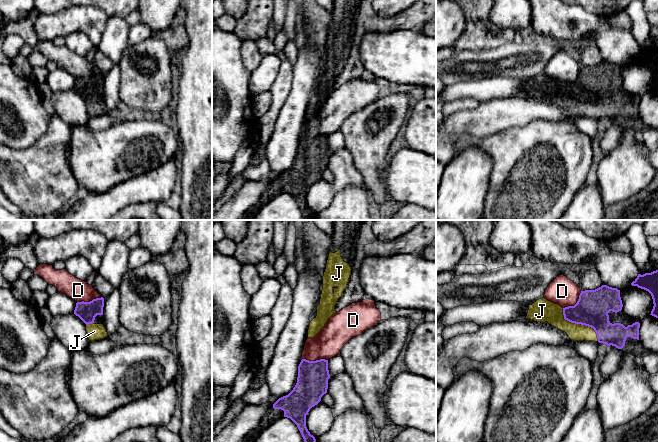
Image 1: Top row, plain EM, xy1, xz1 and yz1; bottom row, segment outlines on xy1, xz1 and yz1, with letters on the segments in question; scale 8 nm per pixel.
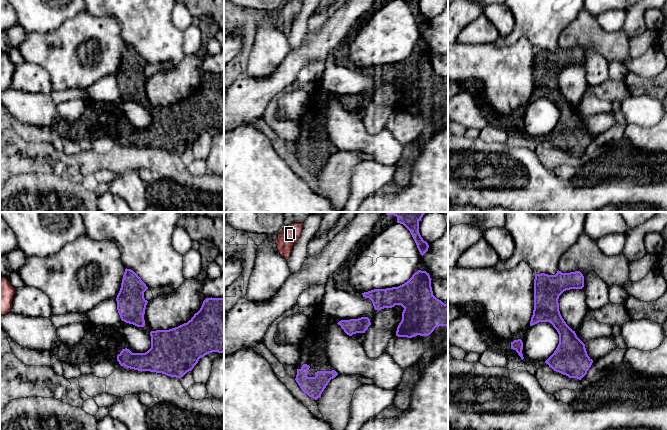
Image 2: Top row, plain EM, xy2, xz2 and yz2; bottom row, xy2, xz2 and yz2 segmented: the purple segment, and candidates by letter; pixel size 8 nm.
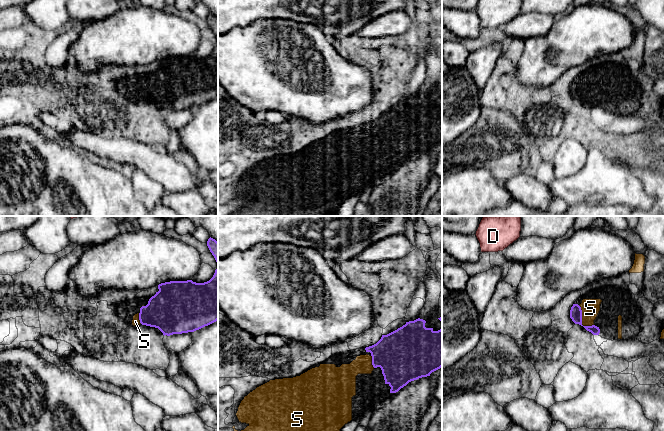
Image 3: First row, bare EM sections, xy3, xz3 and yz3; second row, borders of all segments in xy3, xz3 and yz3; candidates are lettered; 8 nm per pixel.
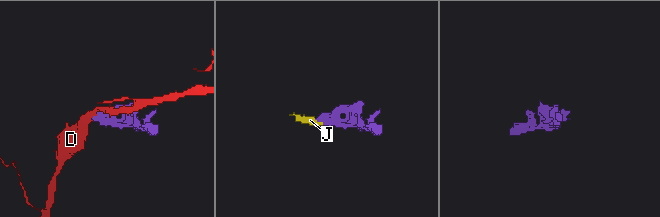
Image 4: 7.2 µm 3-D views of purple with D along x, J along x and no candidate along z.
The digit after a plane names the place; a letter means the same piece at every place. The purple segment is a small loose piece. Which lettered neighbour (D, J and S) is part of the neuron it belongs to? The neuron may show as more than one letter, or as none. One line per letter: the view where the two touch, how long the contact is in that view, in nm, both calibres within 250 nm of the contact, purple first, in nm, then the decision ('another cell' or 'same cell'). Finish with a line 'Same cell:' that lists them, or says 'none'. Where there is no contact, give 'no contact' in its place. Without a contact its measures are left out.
D: contact in xz1; length 220 nm; calibres 260 and 220 nm; another cell
J: contact in yz1; length 400 nm; calibres 260 and 160 nm; same cell
S: contact in yz3; length 200 nm; calibres 100 and 150 nm; same cell
Same cell: J, S

